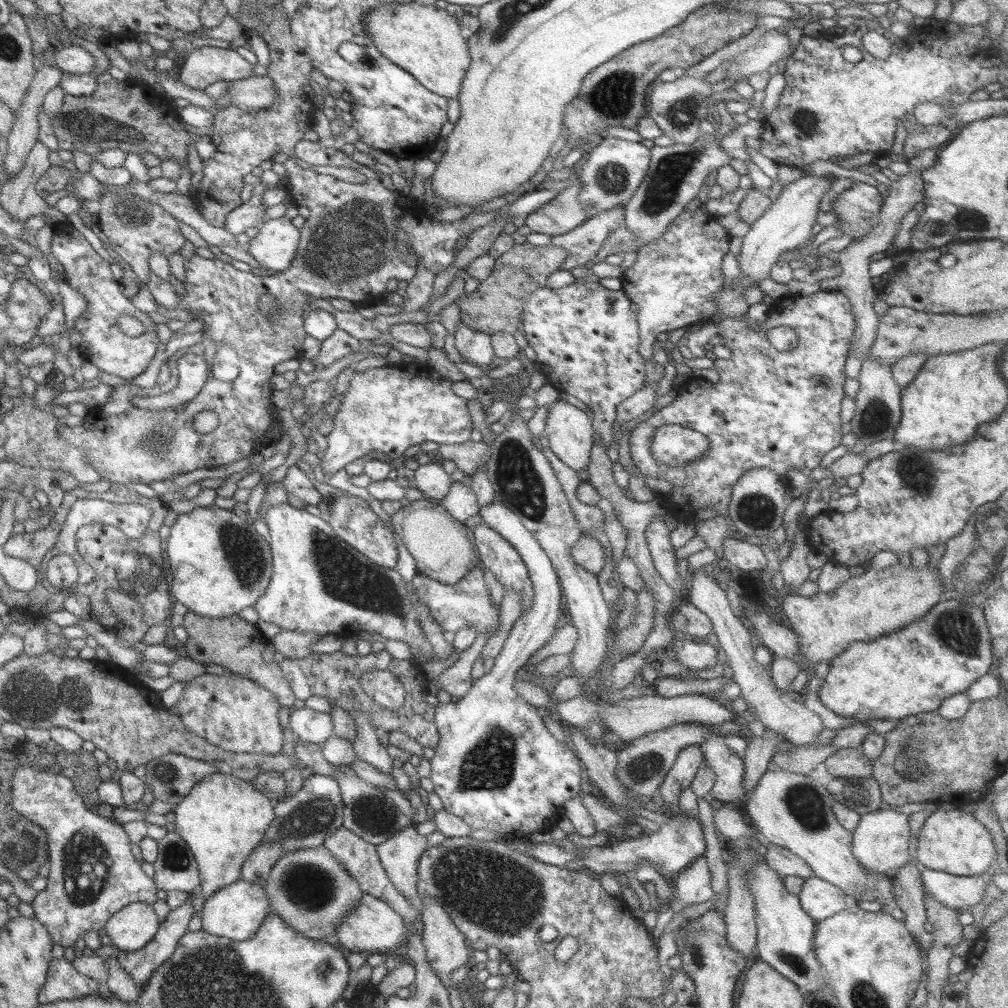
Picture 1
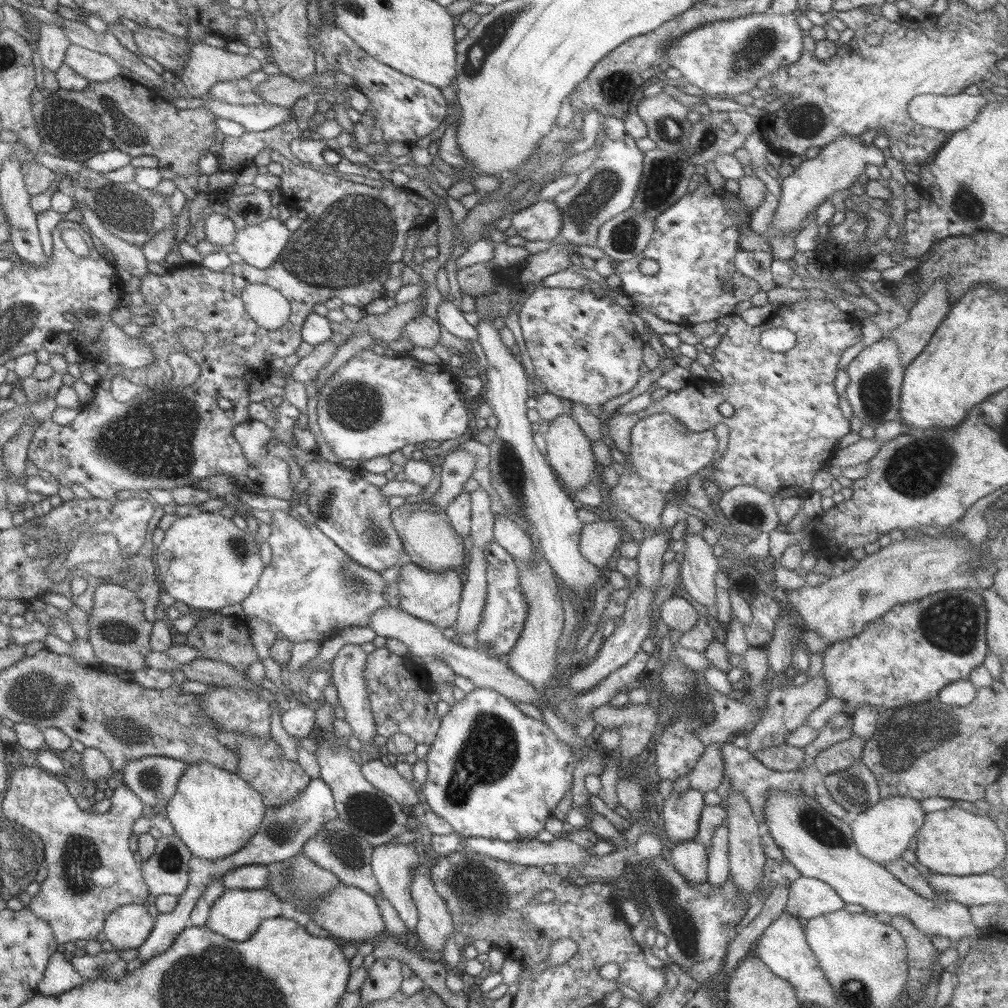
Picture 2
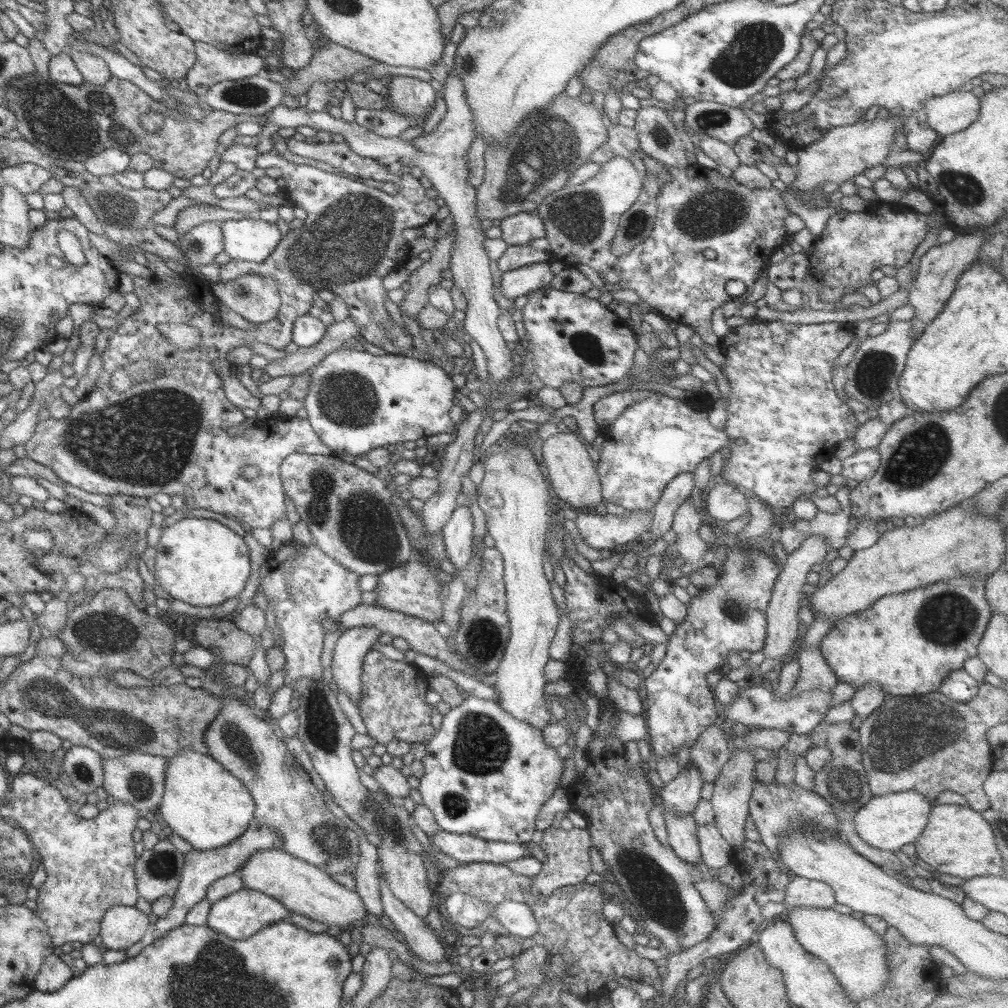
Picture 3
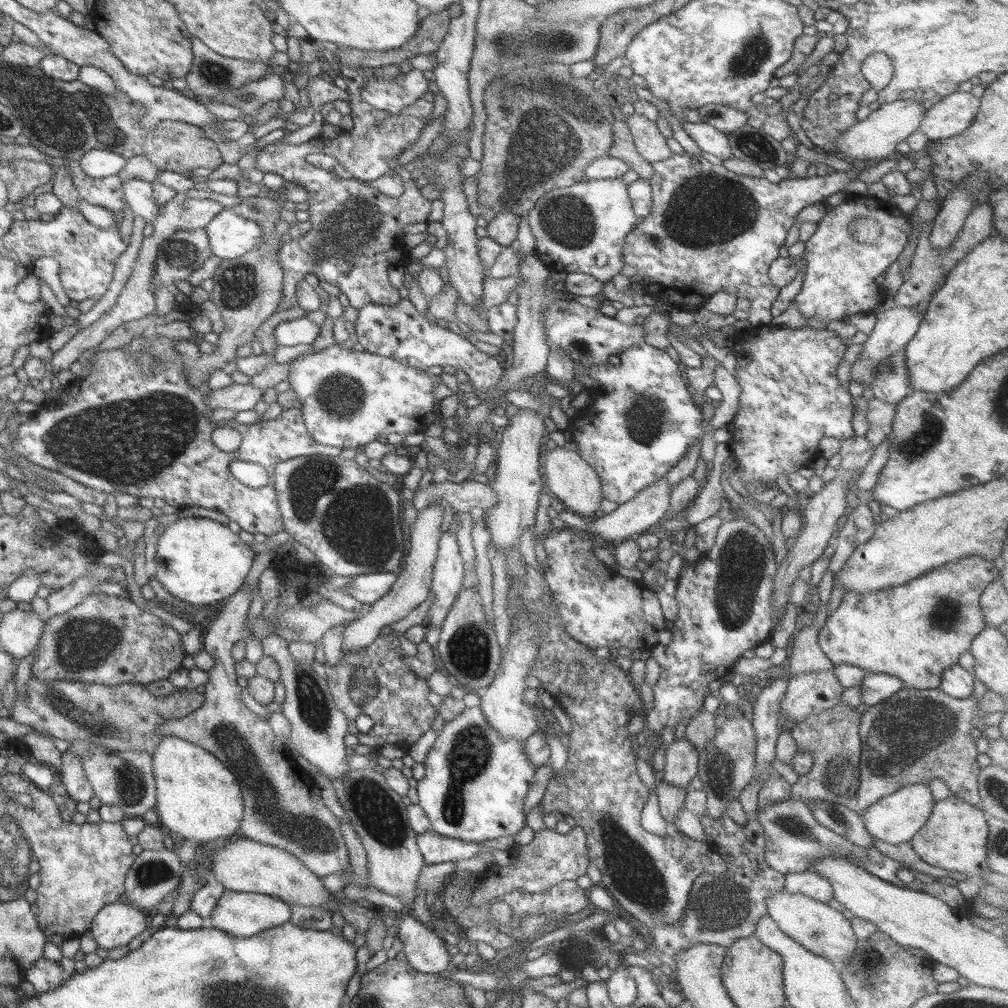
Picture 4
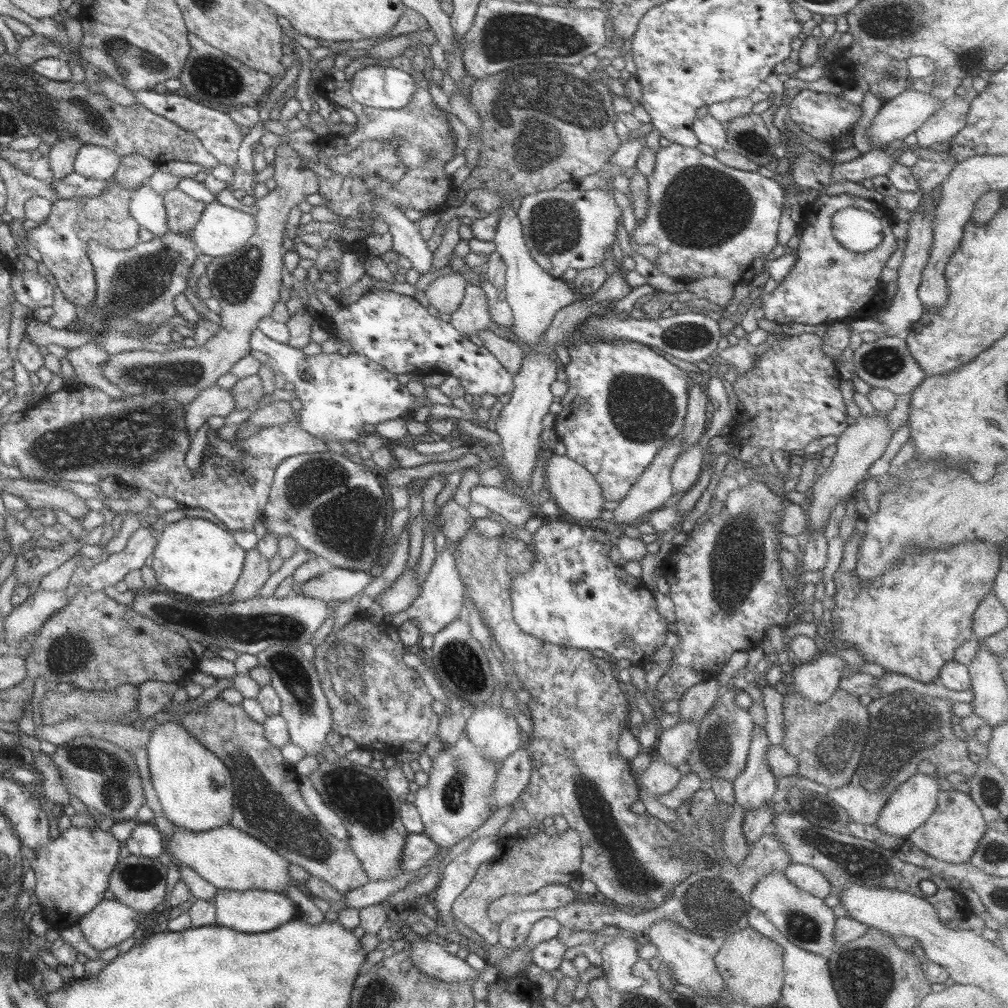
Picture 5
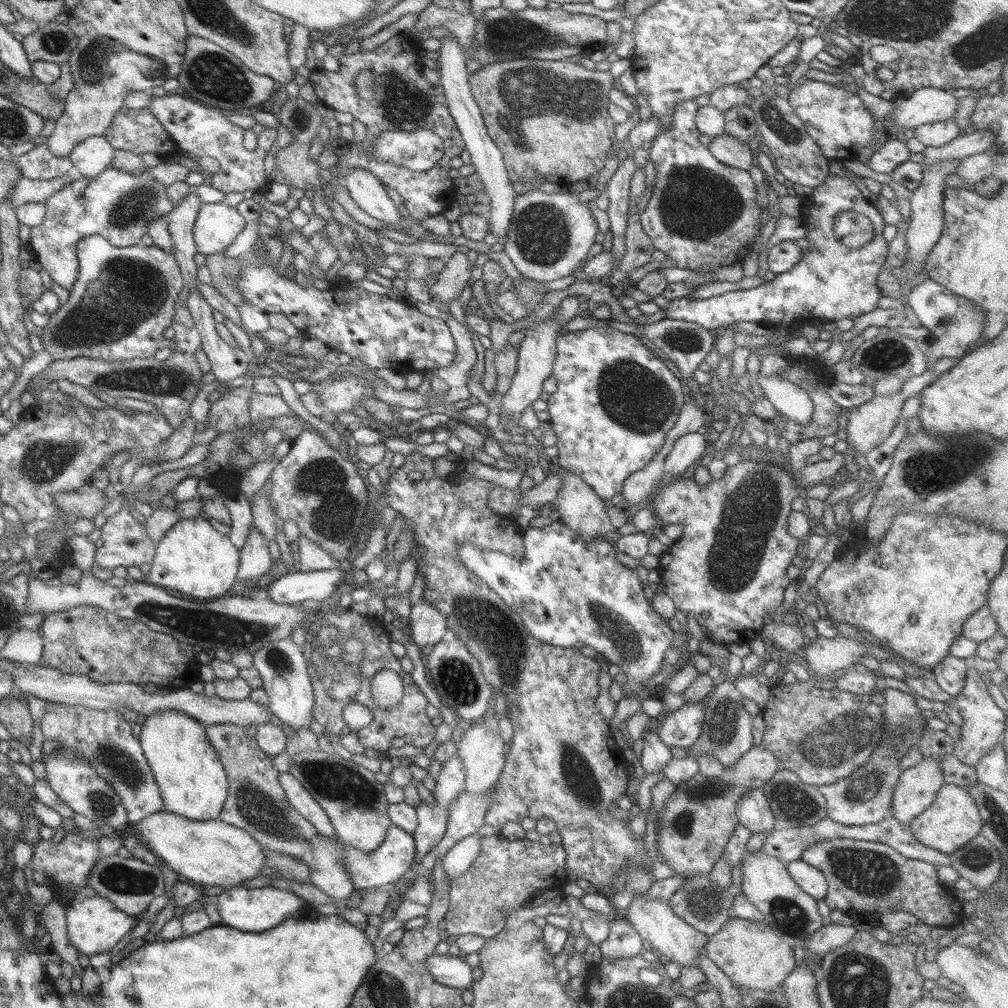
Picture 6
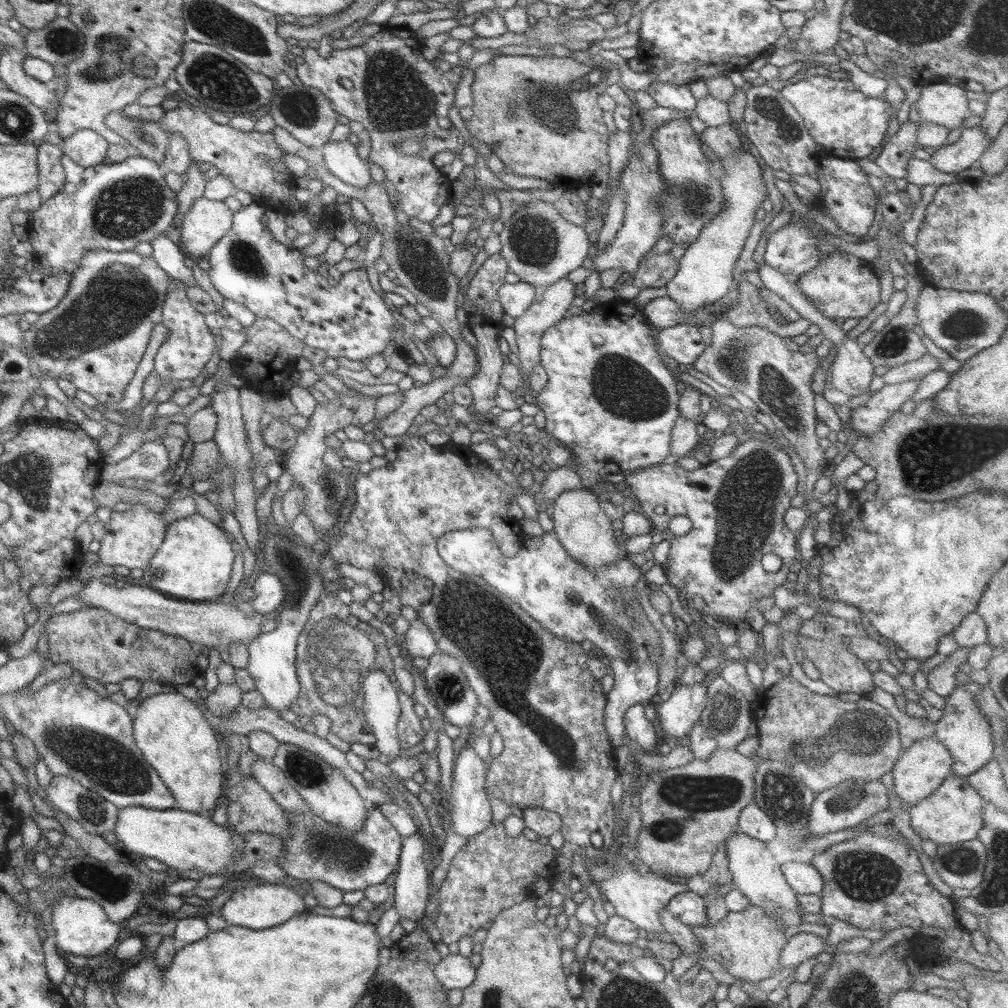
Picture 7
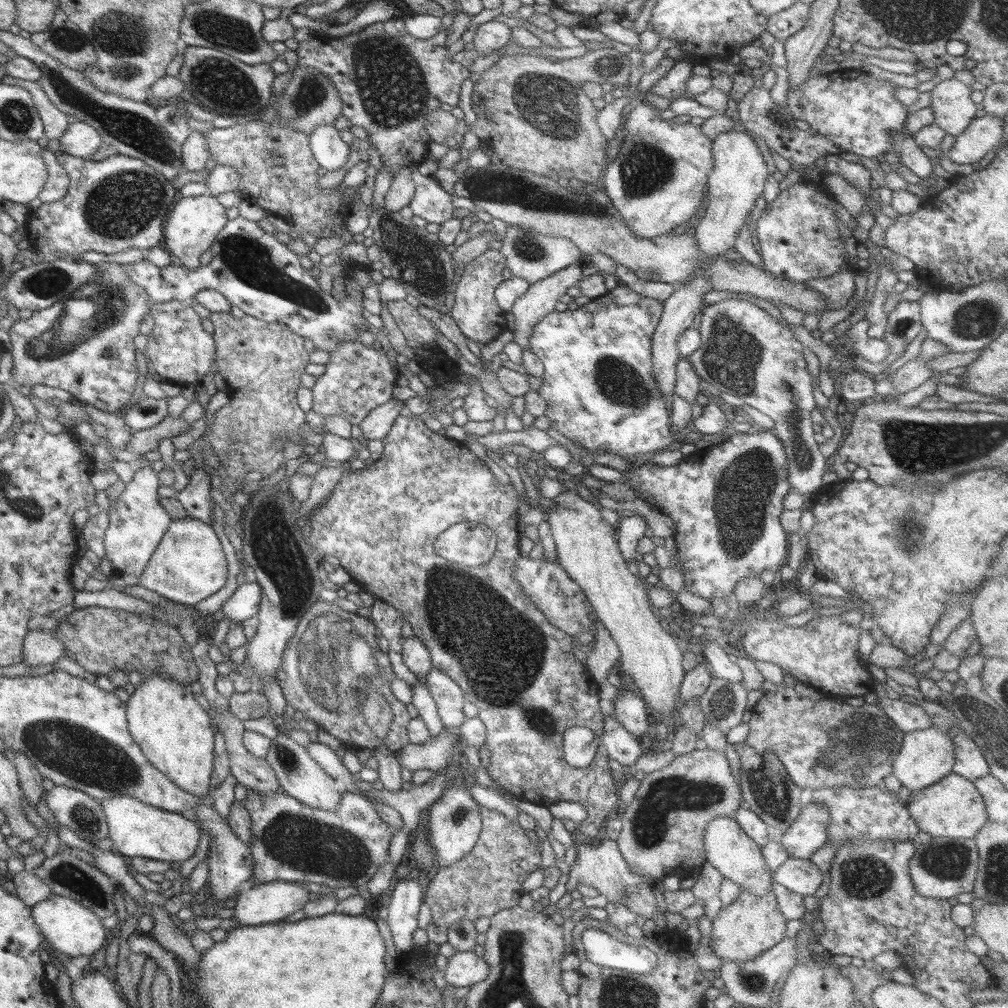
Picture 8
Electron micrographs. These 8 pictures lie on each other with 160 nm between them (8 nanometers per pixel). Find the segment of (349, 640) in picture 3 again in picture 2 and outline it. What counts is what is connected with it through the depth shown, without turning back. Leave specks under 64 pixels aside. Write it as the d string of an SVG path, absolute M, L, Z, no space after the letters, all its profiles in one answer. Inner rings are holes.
M345 644L331 660L330 683L336 690L336 698L345 714L343 720L350 726L353 736L359 740L361 751L366 745L374 744L376 734L372 712L368 702L365 682L363 681L363 664L366 654L360 646Z

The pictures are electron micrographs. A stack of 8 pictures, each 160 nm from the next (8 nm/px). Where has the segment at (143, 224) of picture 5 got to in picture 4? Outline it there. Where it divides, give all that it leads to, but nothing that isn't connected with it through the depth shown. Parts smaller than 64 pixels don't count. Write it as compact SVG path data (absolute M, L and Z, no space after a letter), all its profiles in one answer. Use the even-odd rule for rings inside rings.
M131 178L121 185L122 200L133 213L133 218L139 217L147 225L152 224L158 211L153 201L151 184L151 182Z

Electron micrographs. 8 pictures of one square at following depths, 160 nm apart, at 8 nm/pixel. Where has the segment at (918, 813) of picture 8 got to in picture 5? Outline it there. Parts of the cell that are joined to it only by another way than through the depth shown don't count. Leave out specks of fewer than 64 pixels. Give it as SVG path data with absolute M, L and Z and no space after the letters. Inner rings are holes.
M940 790L937 802L929 818L906 837L927 856L949 864L967 863L977 848L979 839L986 831L977 805L968 794L955 790Z

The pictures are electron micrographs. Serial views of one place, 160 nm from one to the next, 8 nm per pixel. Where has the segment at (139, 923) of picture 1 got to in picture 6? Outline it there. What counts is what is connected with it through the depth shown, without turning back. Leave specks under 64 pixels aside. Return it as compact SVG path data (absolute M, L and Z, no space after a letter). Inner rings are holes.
M83 897L81 900L66 904L65 922L66 935L73 948L85 956L92 957L99 953L108 953L127 932L130 932L137 923L137 917L129 916L113 908L111 902L98 897Z

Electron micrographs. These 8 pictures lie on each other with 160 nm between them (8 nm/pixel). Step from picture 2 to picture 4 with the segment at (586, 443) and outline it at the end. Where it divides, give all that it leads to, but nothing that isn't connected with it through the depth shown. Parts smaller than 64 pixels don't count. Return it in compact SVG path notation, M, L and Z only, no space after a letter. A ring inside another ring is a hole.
M558 445L545 452L542 458L541 474L545 488L563 504L564 510L582 517L592 515L599 508L599 502L602 500L600 480L593 468L577 454L577 451Z

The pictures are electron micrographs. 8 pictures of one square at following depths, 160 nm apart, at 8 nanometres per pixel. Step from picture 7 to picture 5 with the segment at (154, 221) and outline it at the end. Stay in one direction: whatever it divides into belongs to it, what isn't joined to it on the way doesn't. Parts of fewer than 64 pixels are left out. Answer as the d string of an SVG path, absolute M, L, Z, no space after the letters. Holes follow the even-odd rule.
M113 178L105 182L107 187L95 197L54 201L43 222L24 234L27 244L39 252L41 262L57 282L59 293L78 308L88 306L95 299L95 280L85 245L94 240L103 248L127 250L139 242L138 225L129 216L129 198L133 192L121 189Z

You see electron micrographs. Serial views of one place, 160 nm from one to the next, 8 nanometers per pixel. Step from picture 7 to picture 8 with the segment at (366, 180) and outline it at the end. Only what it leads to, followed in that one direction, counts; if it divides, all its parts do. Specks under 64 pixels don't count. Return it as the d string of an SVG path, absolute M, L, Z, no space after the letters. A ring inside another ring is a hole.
M333 124L318 126L307 135L311 157L326 172L339 172L347 161L350 148L343 143Z

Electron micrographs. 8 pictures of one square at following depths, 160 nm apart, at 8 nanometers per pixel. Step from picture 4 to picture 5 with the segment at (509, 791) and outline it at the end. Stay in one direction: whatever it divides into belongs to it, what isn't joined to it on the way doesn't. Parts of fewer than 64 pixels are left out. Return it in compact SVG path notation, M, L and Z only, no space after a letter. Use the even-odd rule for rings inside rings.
M463 732L453 744L442 745L431 762L425 786L413 787L412 805L422 822L421 833L446 850L477 830L492 814L488 794L494 784L495 766L479 754L477 747Z

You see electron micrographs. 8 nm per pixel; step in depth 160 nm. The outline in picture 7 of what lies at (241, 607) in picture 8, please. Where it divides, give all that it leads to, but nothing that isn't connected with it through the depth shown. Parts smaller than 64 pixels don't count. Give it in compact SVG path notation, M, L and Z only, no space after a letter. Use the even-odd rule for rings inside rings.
M257 571L253 577L253 600L247 601L253 611L265 615L271 611L277 611L284 601L284 586L274 574Z

